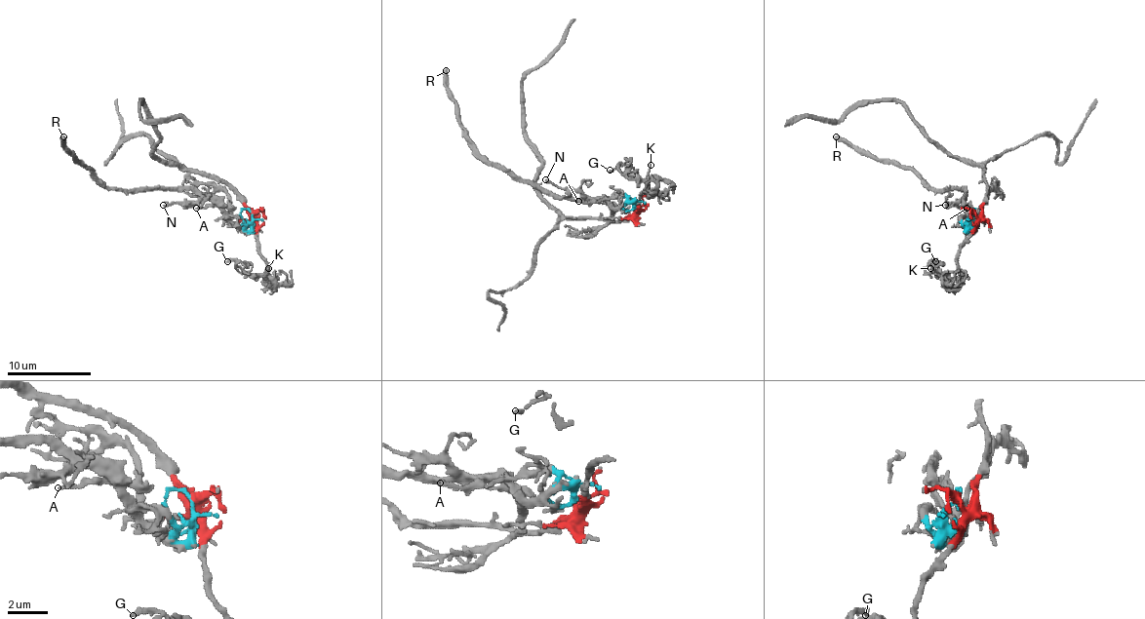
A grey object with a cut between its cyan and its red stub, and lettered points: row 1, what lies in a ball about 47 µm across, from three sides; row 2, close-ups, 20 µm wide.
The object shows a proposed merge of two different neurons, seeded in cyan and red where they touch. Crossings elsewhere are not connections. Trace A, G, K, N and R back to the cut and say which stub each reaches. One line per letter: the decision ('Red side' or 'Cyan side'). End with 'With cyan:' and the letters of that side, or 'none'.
A: Cyan side
G: Red side
K: Red side
N: Cyan side
R: Cyan side
With cyan: A, N, R

